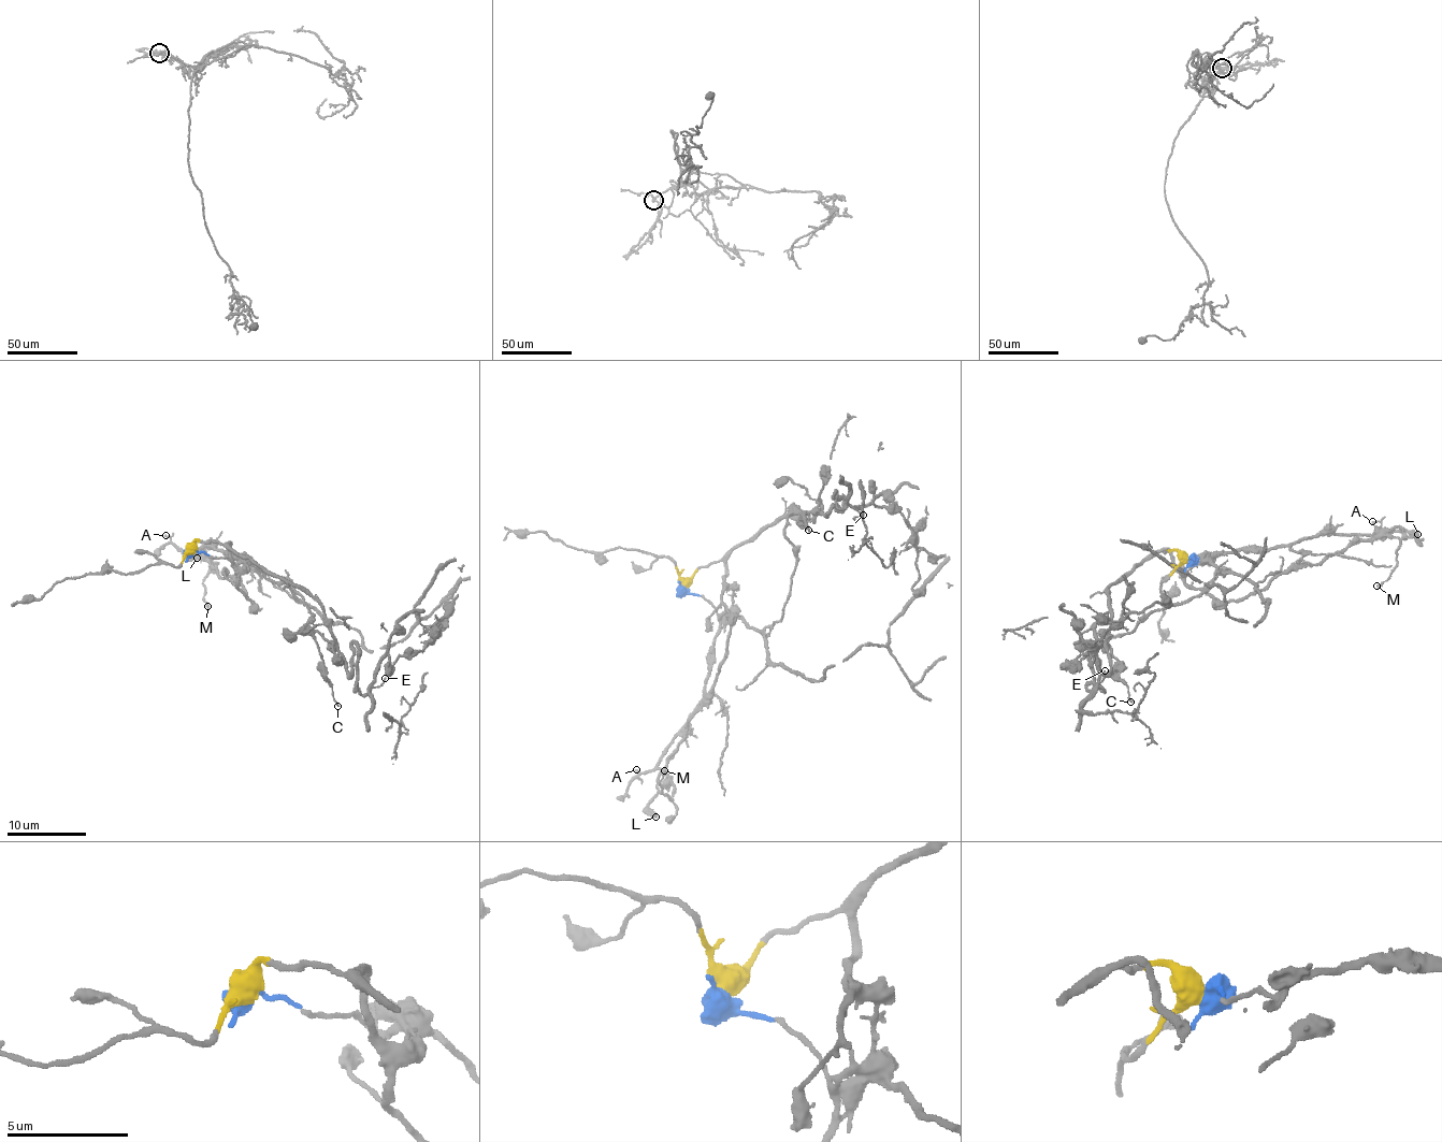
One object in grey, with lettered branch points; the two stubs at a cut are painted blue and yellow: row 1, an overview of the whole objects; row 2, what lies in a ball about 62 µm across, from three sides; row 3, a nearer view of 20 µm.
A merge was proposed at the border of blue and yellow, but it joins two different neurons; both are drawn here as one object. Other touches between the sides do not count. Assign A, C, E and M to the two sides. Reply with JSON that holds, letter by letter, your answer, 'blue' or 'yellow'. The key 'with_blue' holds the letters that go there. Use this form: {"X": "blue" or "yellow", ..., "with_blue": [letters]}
{"A": "blue", "C": "blue", "E": "yellow", "M": "blue", "with_blue": ["A", "C", "M"]}

